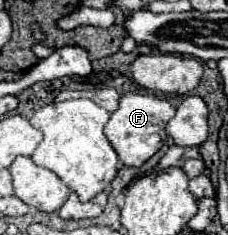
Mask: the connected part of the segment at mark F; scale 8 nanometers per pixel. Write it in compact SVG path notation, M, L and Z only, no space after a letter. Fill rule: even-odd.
M128 92L120 98L118 110L114 110L110 114L110 120L104 128L106 138L110 140L112 148L118 154L118 160L124 166L142 166L150 156L154 156L162 144L168 140L166 136L166 124L168 120L174 116L174 108L170 102L152 96L152 94L136 94L136 92Z

